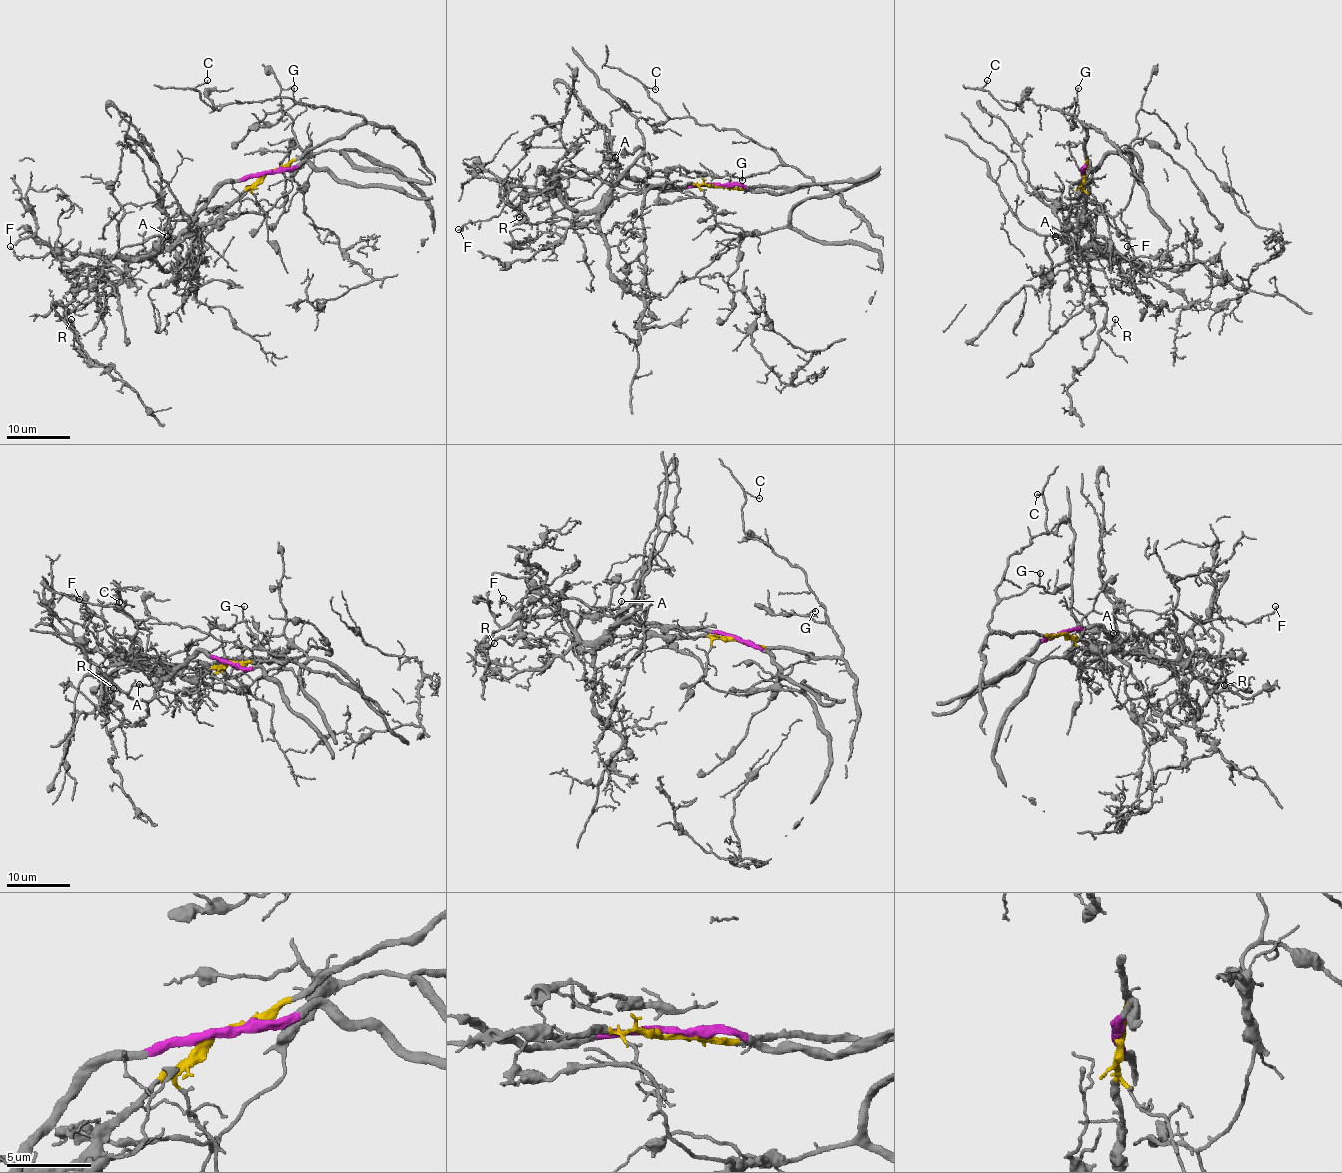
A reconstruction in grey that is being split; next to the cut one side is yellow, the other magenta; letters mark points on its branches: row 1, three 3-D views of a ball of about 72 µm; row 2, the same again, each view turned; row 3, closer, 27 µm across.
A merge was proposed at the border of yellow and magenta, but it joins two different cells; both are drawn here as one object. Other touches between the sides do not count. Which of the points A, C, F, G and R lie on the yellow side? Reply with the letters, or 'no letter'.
C, G

